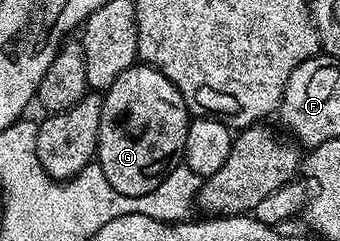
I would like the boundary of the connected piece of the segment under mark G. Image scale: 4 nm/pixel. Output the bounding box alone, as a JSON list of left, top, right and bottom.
[96,63,192,197]

